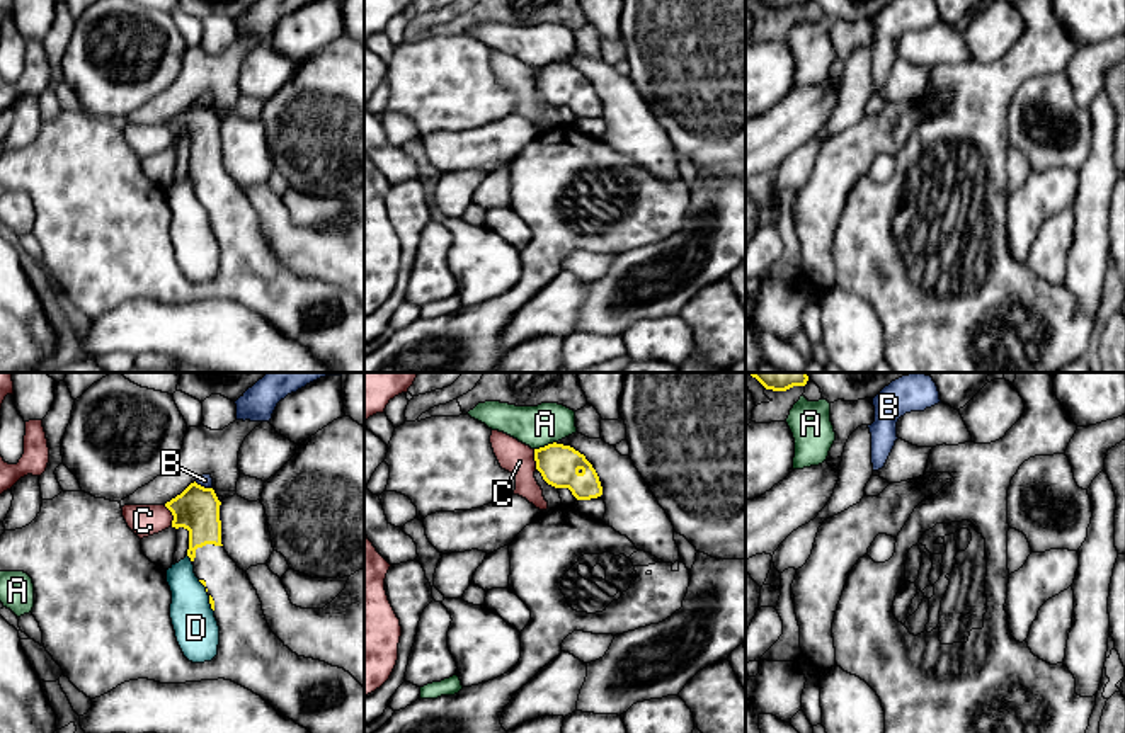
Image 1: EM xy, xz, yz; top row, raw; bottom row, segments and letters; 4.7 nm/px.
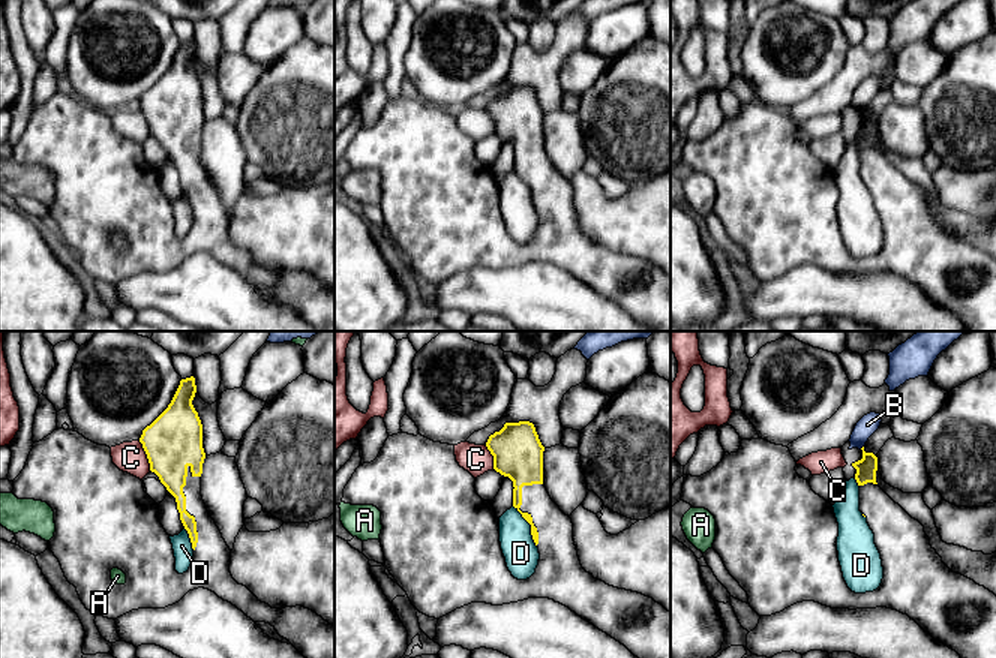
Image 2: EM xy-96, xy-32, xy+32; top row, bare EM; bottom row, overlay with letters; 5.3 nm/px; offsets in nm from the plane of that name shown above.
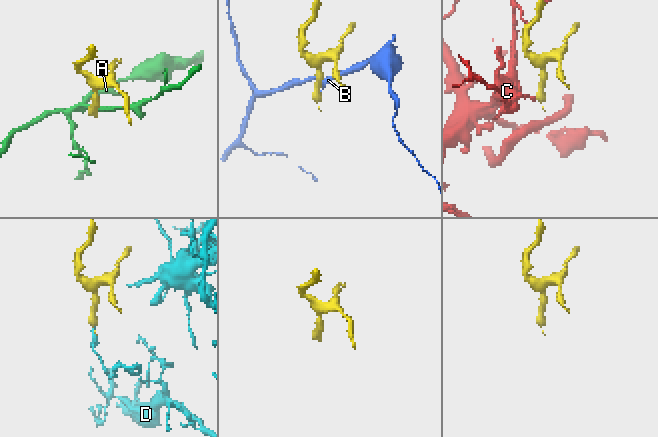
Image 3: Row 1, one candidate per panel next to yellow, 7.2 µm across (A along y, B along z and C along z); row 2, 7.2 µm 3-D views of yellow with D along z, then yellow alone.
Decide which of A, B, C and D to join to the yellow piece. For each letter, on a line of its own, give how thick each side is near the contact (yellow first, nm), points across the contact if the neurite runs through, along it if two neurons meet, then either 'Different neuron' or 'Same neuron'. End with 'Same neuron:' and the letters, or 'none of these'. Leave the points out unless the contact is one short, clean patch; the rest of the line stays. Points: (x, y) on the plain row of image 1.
A: Thickness 190 nm (yellow) against 190 nm. Different neuron
B: Thickness 220 nm (yellow) against 60 nm. Boundary: xy (194, 101), (211, 107). Different neuron
C: Thickness 220 nm (yellow) against 150 nm. Boundary: xy (164, 125), (172, 135), (172, 145). Different neuron
D: Thickness 220 nm (yellow) against 190 nm. Boundary: xy (186, 174), (191, 181). Different neuron
Same neuron: none of these

